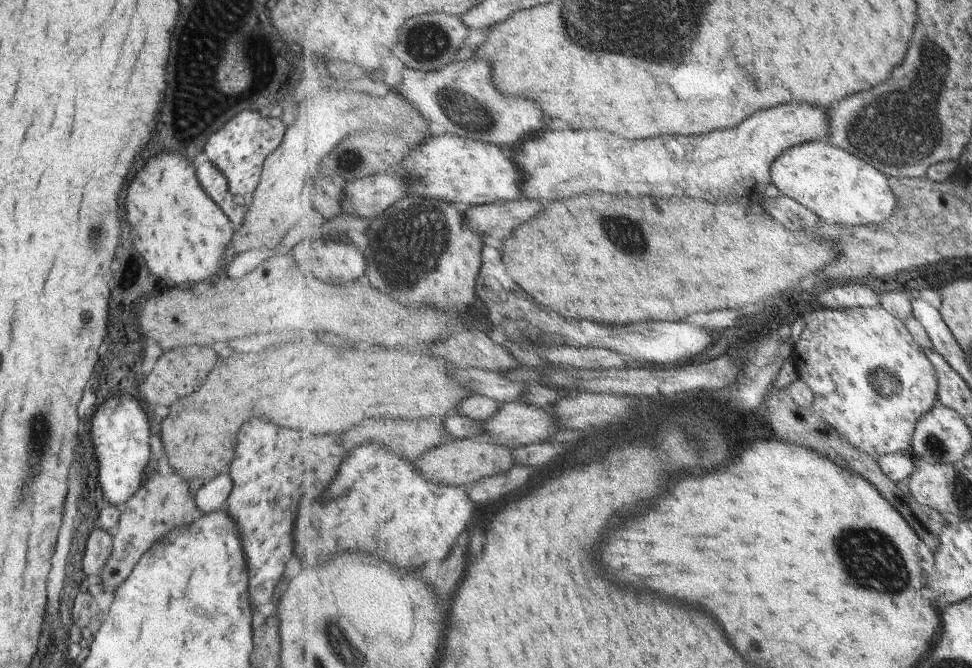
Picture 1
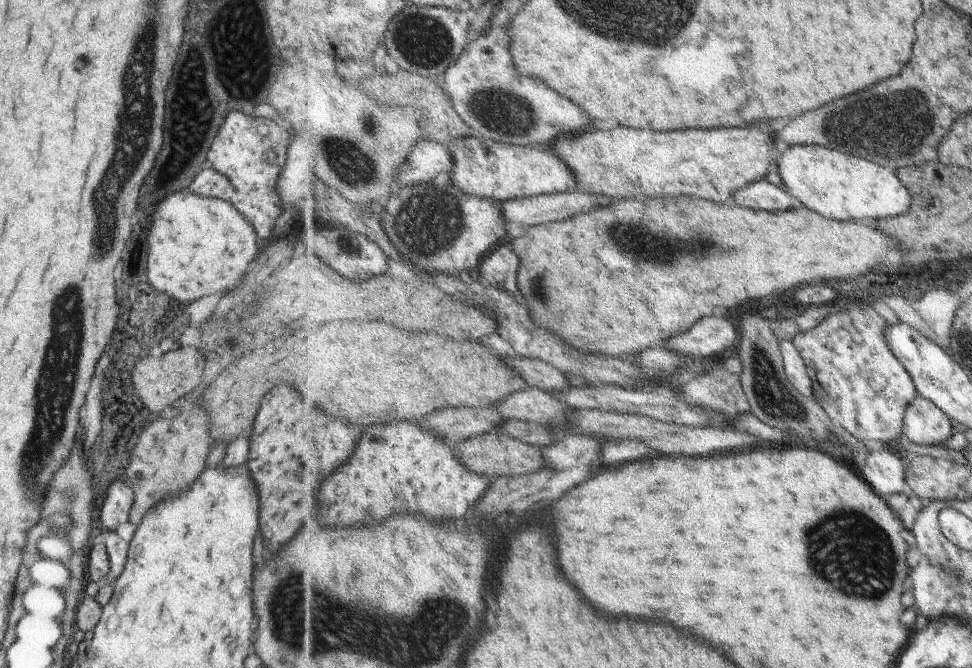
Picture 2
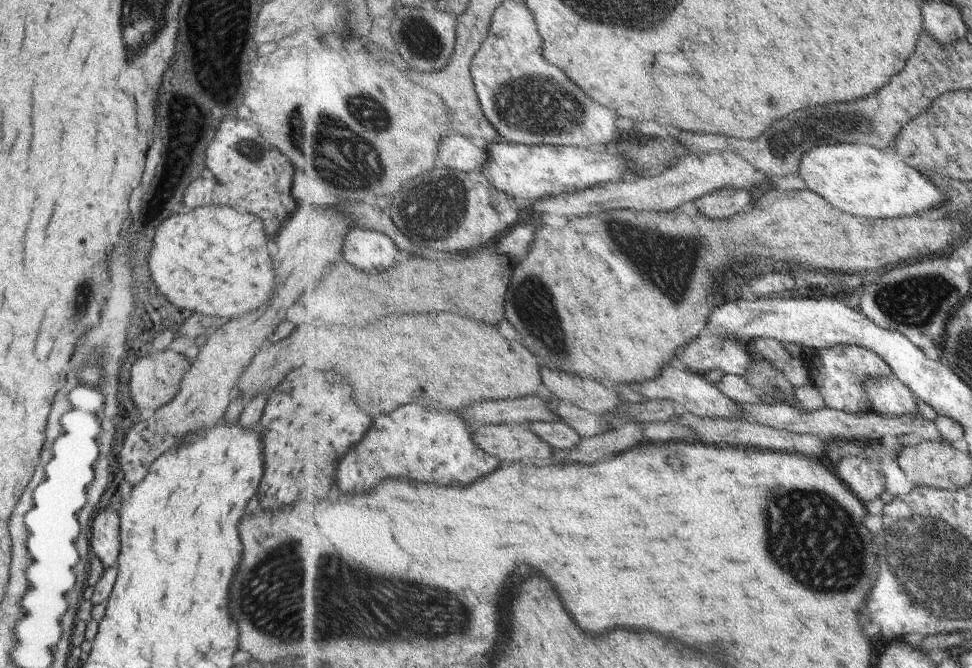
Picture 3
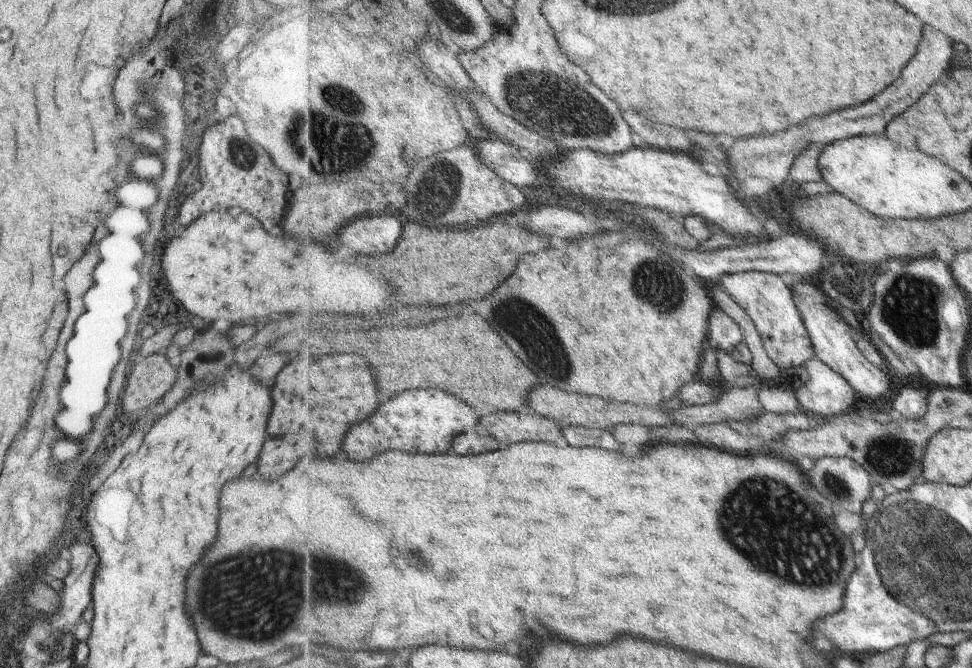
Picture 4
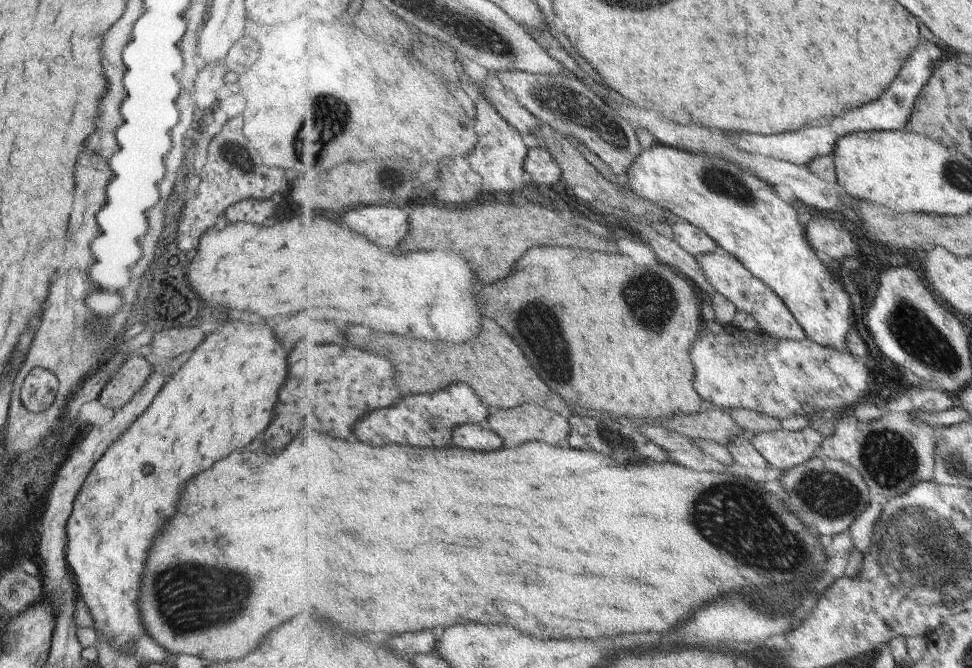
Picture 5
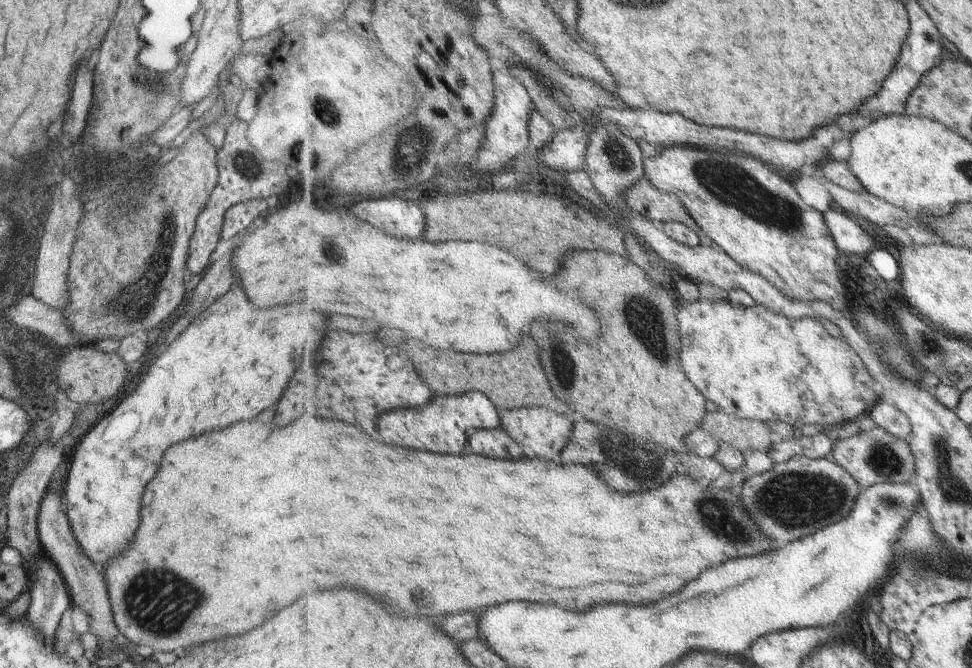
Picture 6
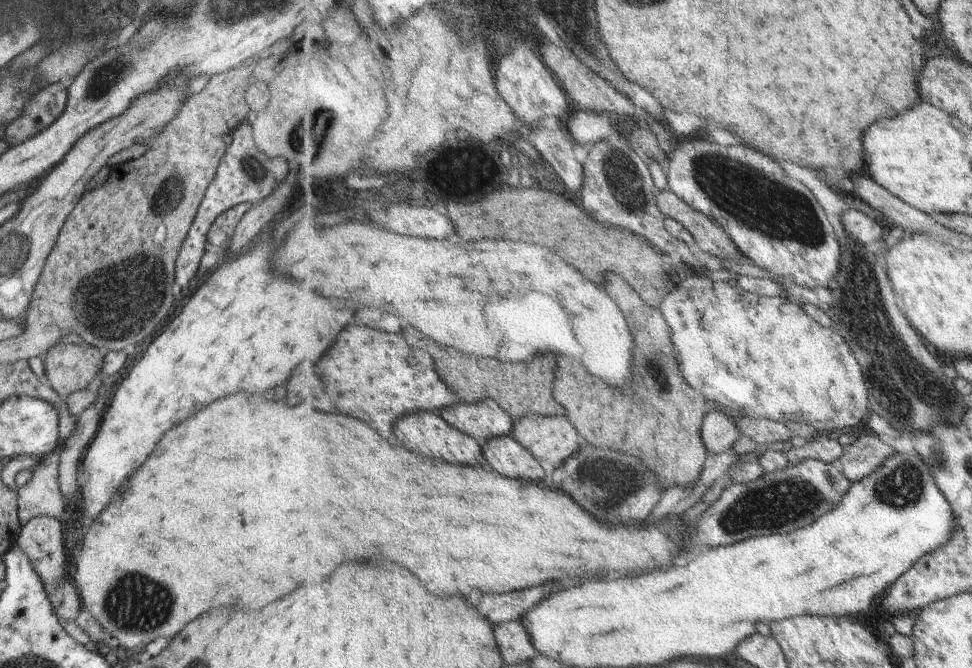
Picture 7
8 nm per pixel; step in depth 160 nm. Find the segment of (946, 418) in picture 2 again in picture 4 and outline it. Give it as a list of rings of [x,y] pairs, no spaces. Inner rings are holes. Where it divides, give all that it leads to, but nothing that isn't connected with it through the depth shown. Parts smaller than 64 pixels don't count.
[[[807,277],[797,285],[791,286],[791,290],[812,338],[815,356],[827,366],[830,366],[835,372],[843,375],[845,380],[852,384],[859,397],[875,402],[883,394],[887,394],[891,390],[889,374],[863,356],[863,352],[857,348],[856,331],[838,313],[833,312],[825,304],[826,296],[823,296],[821,290],[817,290],[813,286],[813,282],[815,282],[815,278]]]

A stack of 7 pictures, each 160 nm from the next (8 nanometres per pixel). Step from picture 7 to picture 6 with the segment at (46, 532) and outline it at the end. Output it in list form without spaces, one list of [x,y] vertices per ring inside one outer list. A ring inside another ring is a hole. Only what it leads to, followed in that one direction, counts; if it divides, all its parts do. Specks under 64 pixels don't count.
[[[42,552],[42,558],[35,563],[30,578],[30,605],[26,620],[43,637],[53,643],[53,636],[63,610],[71,606],[66,584],[54,563]]]

